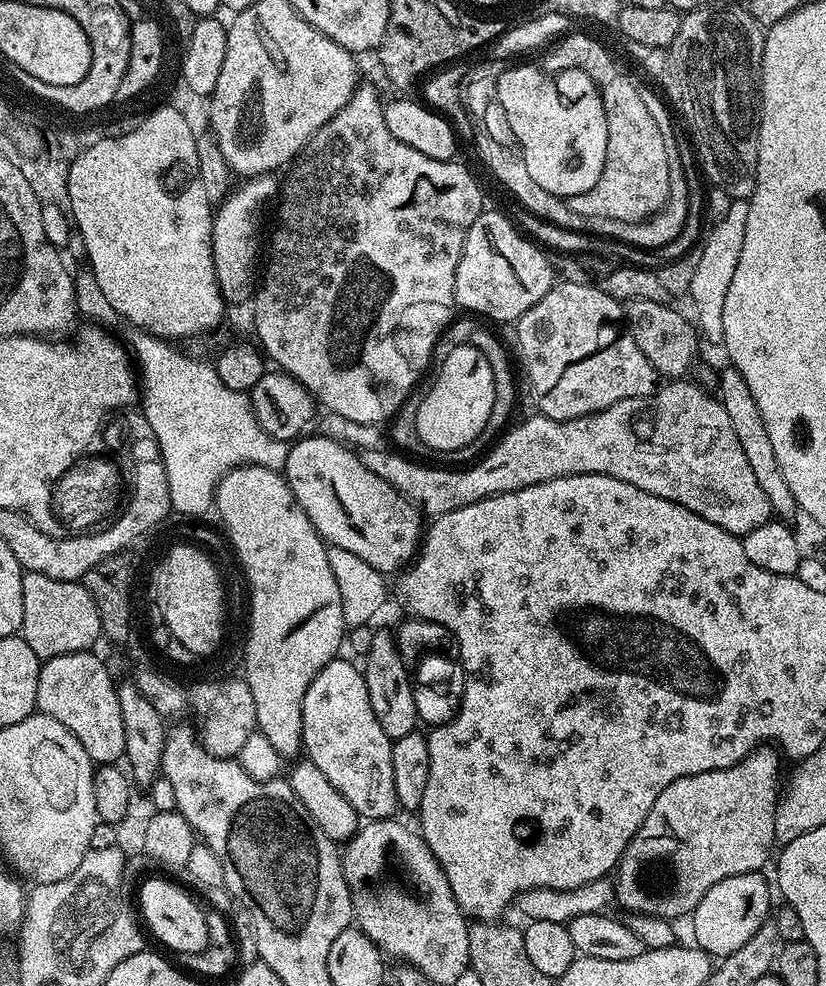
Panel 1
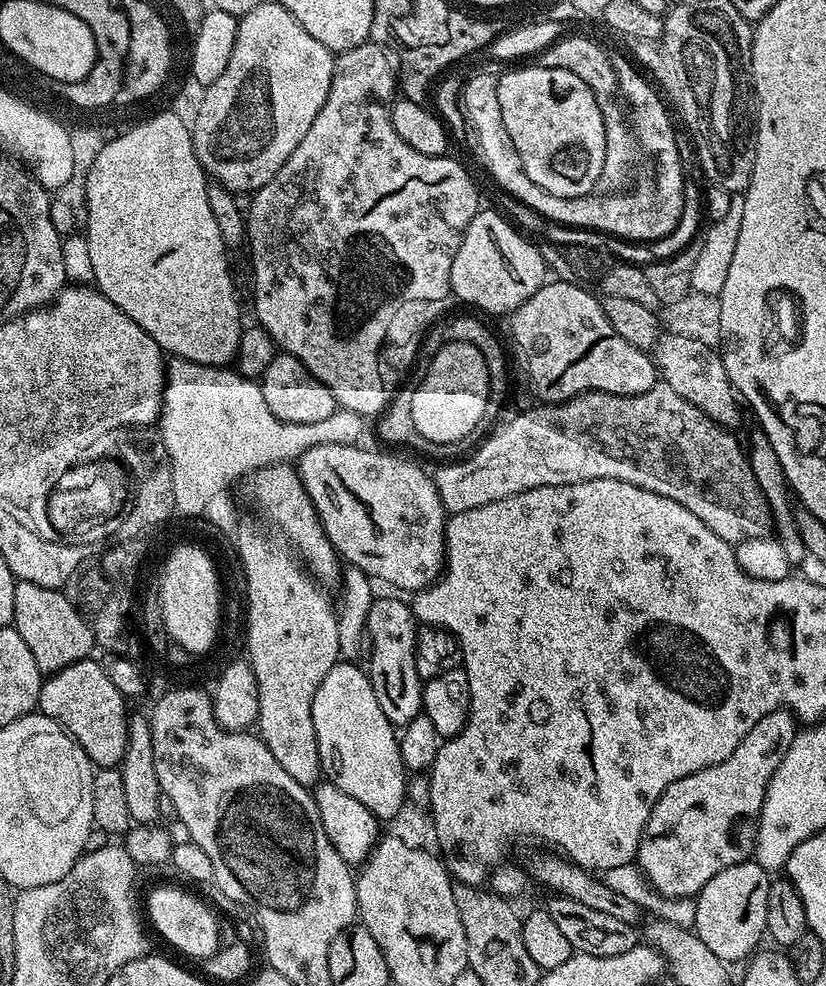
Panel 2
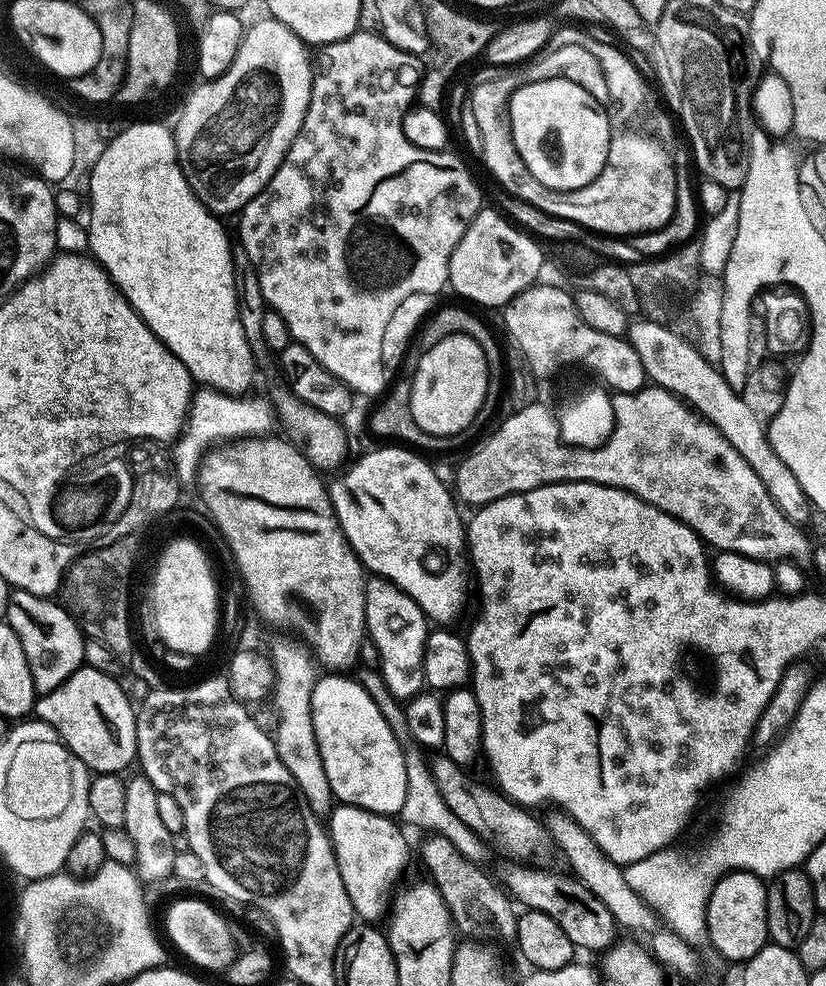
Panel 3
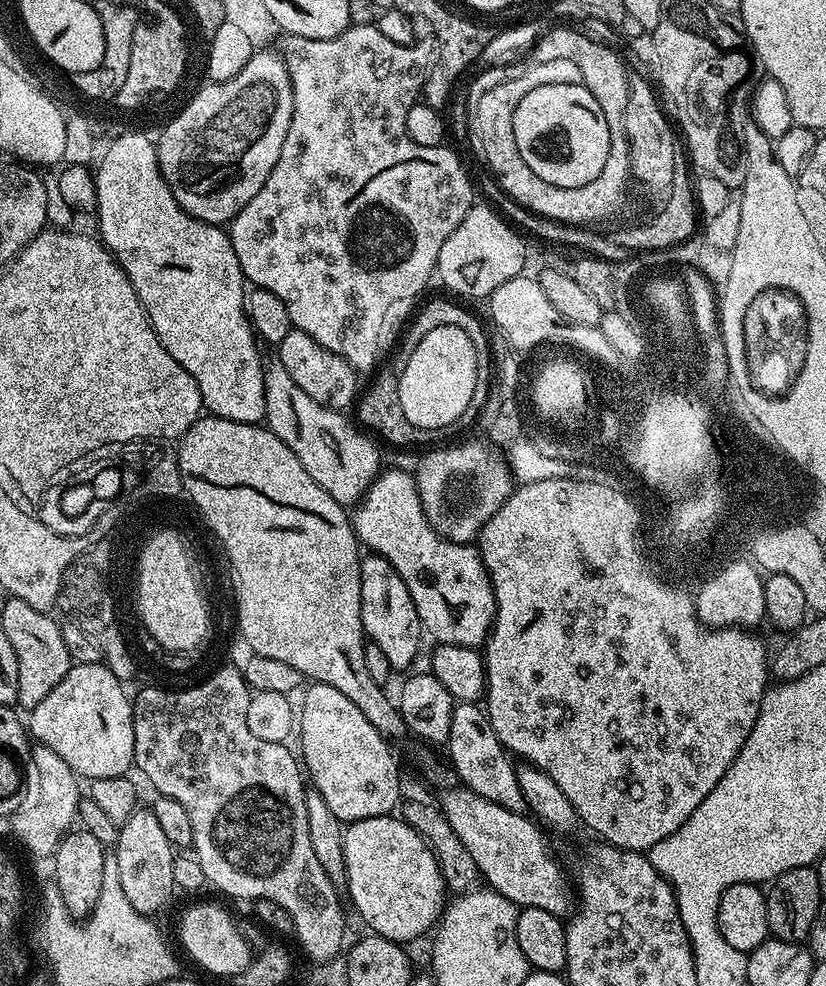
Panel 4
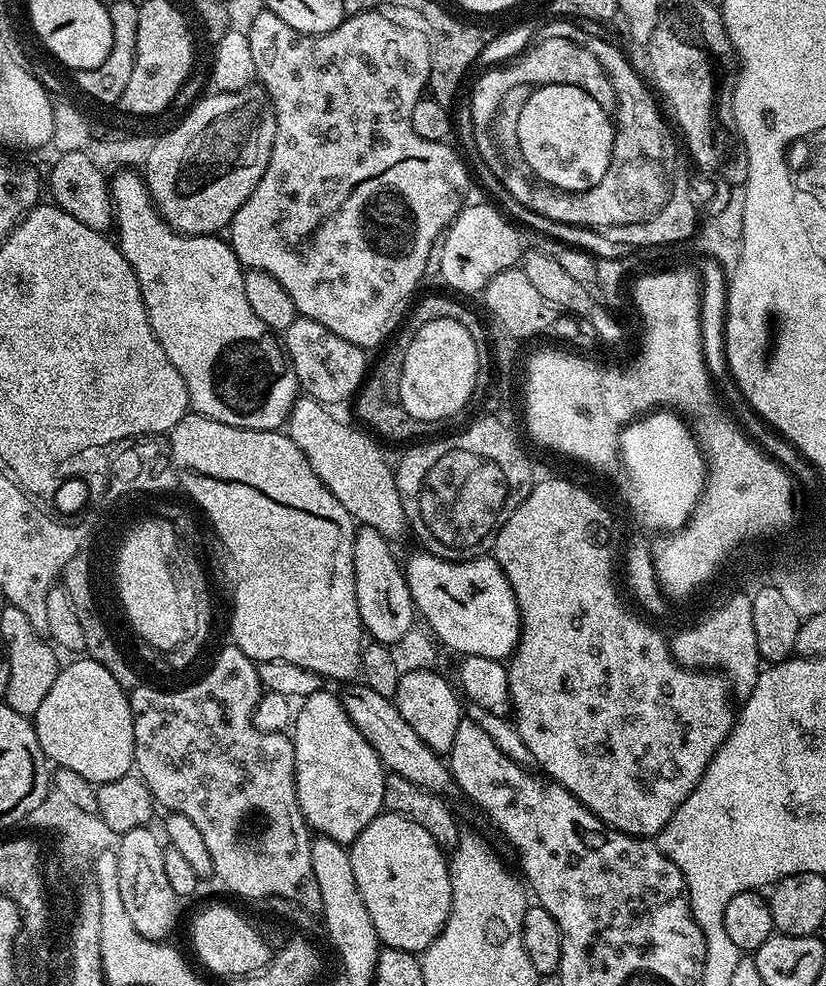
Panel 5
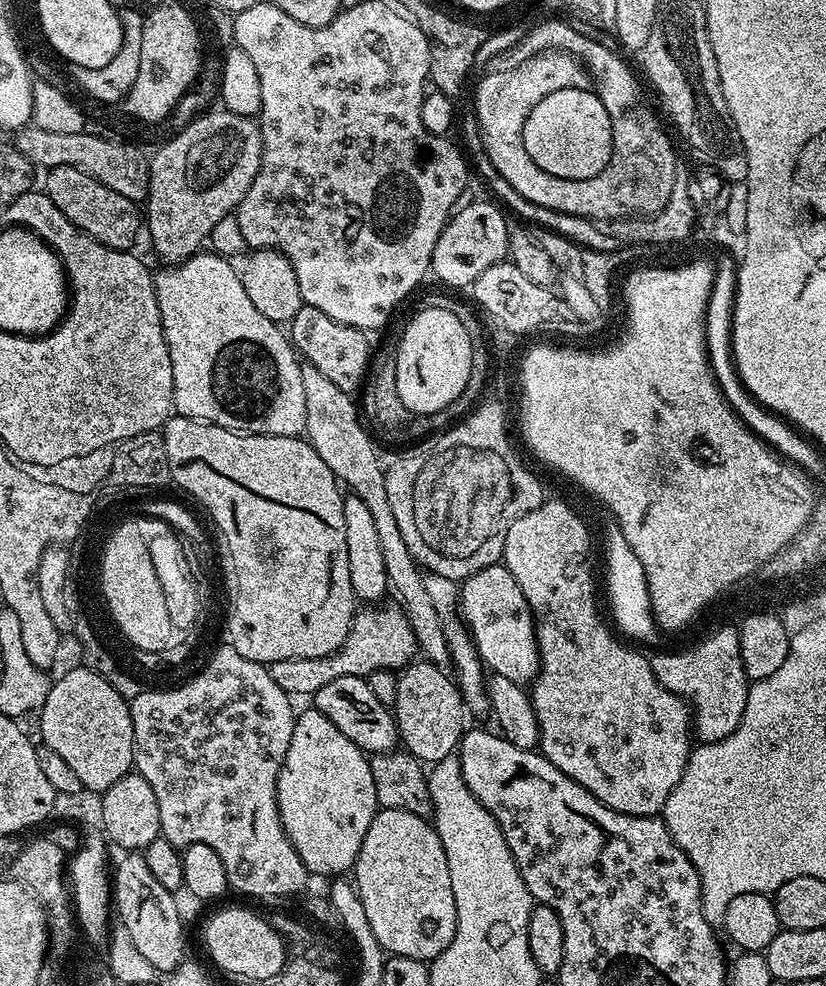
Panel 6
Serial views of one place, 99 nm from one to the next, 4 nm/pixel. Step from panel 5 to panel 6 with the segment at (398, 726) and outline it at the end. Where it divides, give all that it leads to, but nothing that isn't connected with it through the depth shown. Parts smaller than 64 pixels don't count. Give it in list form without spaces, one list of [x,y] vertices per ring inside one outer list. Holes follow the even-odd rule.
[[[363,676],[334,678],[334,682],[327,683],[316,692],[314,706],[326,714],[326,718],[330,718],[330,722],[334,722],[334,726],[338,726],[338,730],[342,730],[342,734],[346,734],[346,738],[350,738],[350,742],[358,745],[365,754],[391,752],[397,747],[398,733],[393,709],[378,702]]]

